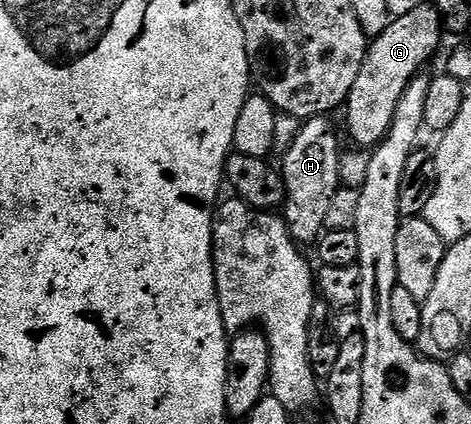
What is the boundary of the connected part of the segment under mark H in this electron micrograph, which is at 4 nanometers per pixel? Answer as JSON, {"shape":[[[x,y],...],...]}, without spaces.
{"shape":[[[327,117],[306,120],[300,126],[297,137],[291,142],[291,148],[281,155],[283,159],[281,170],[287,190],[285,204],[287,228],[295,242],[300,245],[311,242],[314,244],[324,234],[329,205],[341,188],[339,135],[331,121]]]}

